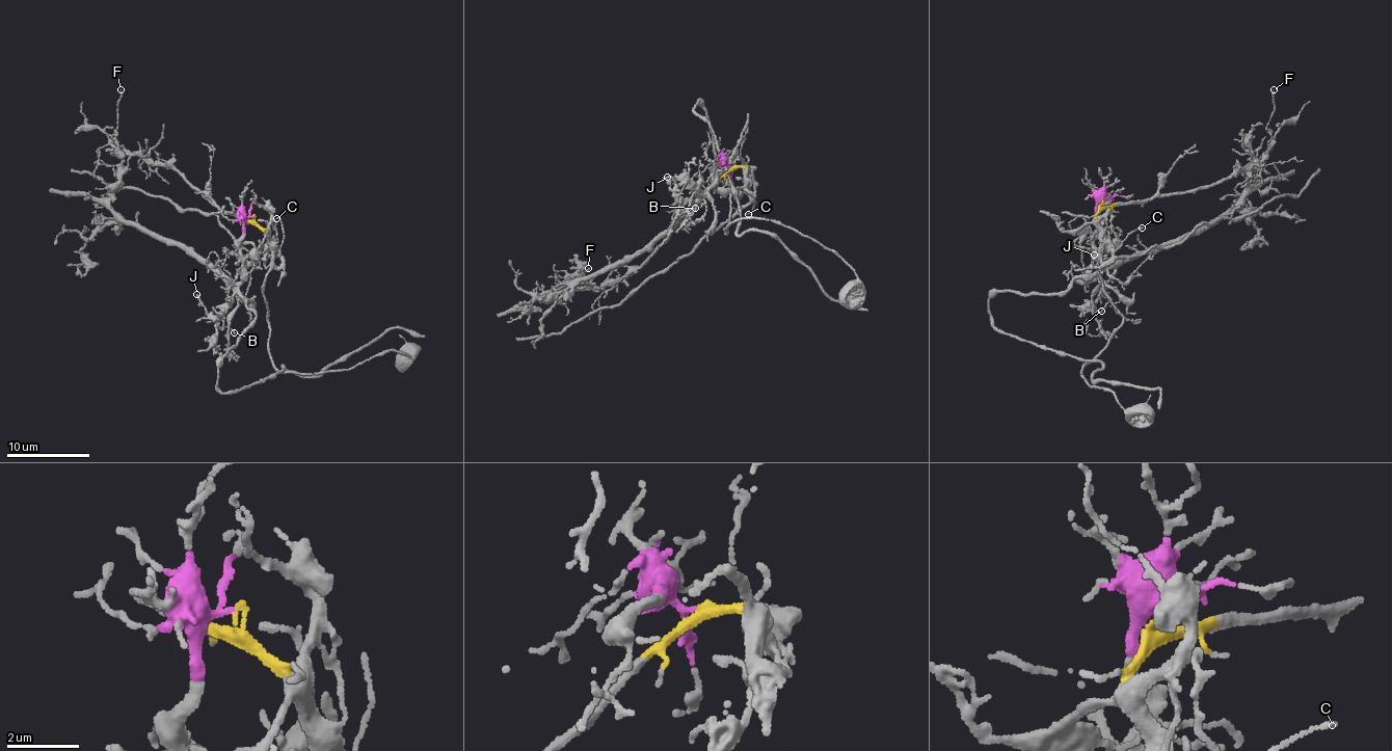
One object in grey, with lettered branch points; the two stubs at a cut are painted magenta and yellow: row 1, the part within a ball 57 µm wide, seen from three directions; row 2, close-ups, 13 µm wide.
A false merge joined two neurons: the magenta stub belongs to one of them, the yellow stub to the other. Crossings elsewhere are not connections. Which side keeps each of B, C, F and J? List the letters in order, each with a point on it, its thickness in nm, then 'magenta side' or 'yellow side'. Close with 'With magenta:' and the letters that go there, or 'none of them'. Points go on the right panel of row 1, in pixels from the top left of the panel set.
B: at (1101, 311); 130 nm thick; magenta side
C: at (1142, 228); 130 nm thick; yellow side
F: at (1274, 89); 140 nm thick; yellow side
J: at (1094, 255); 180 nm thick; magenta side
With magenta: B, J

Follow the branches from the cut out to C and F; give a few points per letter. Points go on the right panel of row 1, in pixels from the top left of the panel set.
C: (1102, 203), (1096, 218), (1115, 249), (1124, 238), (1143, 228)
F: (1102, 203), (1104, 206), (1213, 186), (1263, 158), (1270, 144), (1267, 126), (1274, 111), (1273, 89)

